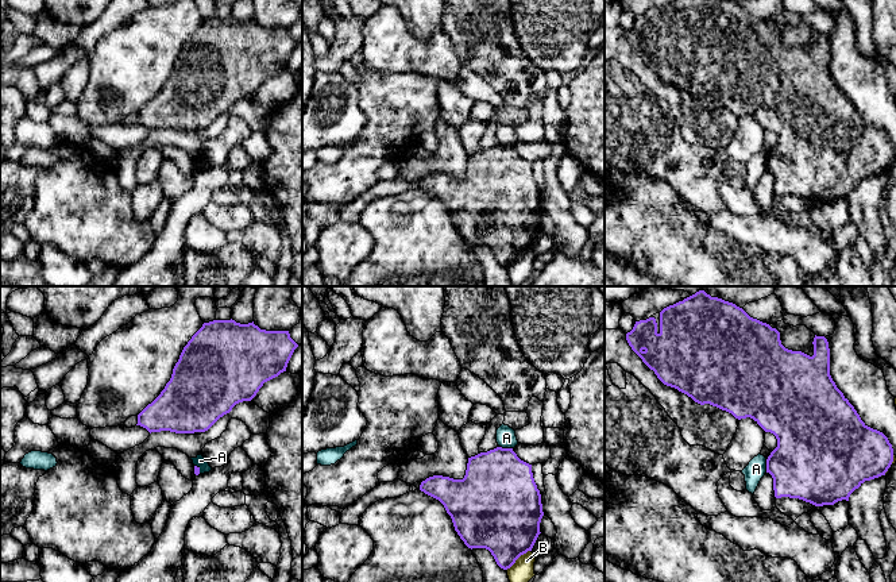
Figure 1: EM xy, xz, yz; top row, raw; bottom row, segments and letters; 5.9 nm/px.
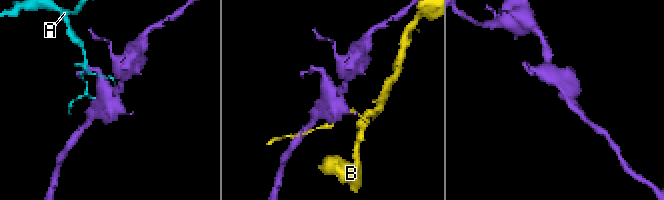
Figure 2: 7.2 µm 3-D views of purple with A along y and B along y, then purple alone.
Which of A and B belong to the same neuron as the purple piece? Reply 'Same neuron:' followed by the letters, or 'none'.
Same neuron: none

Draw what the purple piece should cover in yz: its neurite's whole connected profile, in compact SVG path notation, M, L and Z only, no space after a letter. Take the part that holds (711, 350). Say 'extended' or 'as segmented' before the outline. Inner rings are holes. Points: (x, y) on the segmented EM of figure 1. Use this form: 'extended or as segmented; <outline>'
as segmented; M699 290L664 308L659 324L654 317L636 321L626 334L626 340L664 385L677 389L700 405L710 404L726 411L738 420L750 417L765 432L776 436L777 447L766 459L766 473L773 478L776 498L799 498L815 506L849 501L850 494L865 481L885 475L893 462L893 448L888 438L861 420L833 381L830 348L824 336L815 335L812 356L788 350L781 344L776 328L750 317L733 302Z

